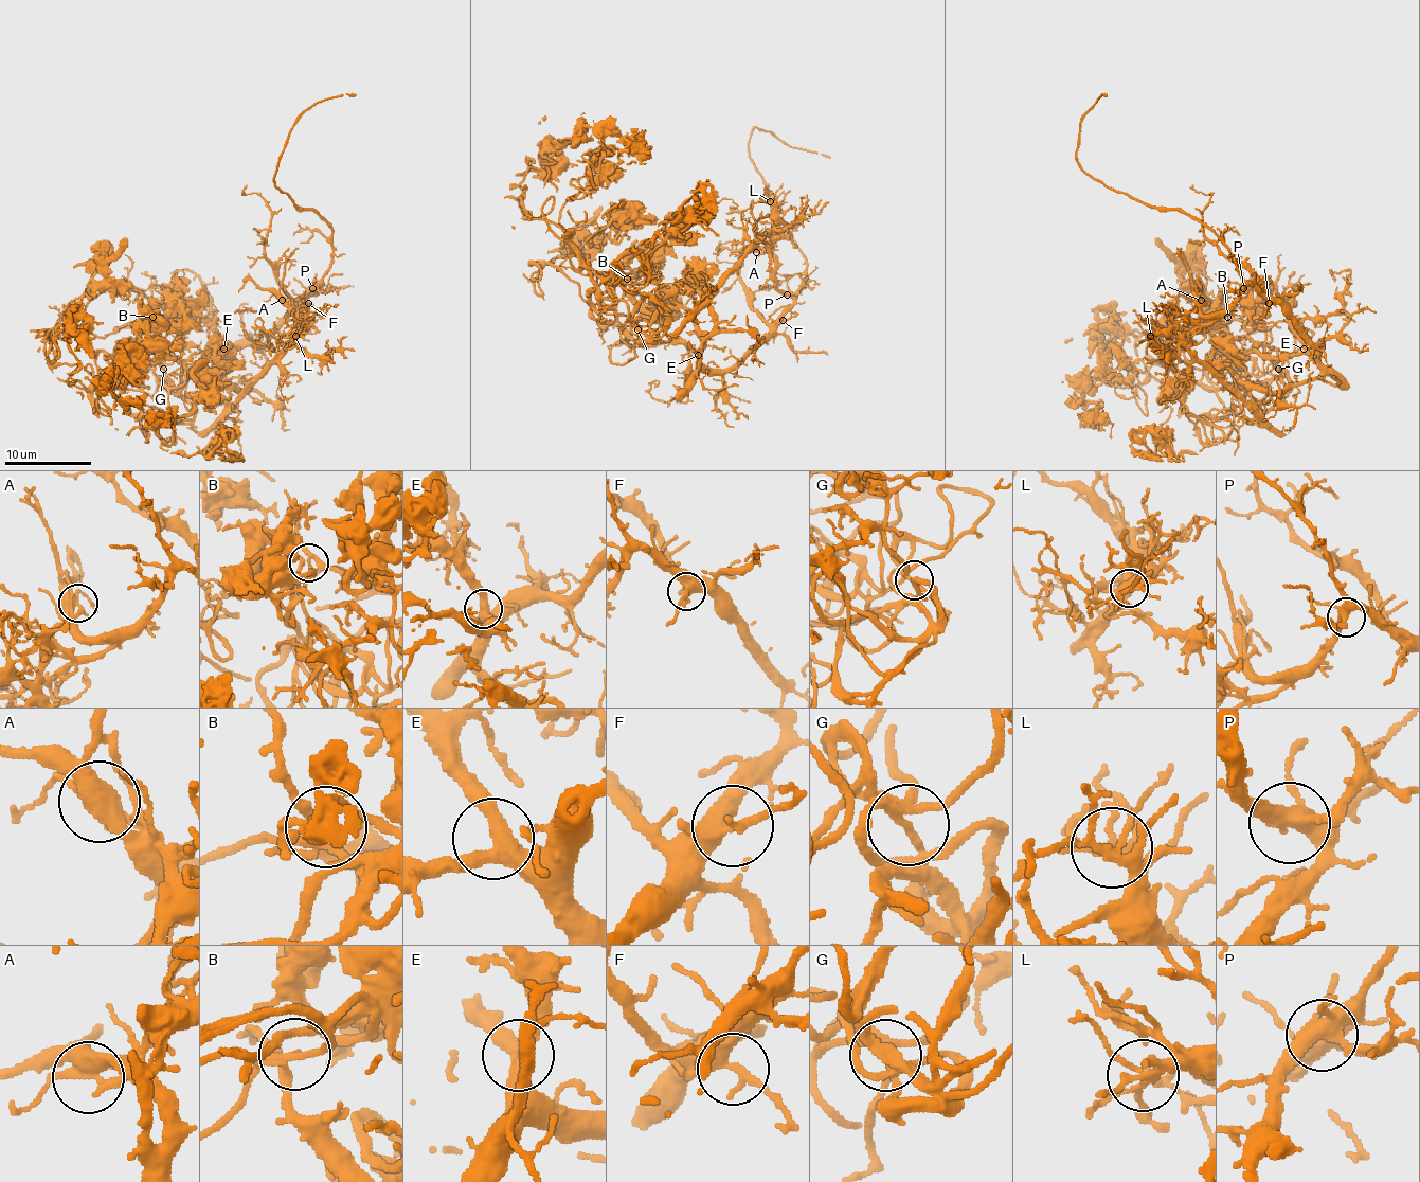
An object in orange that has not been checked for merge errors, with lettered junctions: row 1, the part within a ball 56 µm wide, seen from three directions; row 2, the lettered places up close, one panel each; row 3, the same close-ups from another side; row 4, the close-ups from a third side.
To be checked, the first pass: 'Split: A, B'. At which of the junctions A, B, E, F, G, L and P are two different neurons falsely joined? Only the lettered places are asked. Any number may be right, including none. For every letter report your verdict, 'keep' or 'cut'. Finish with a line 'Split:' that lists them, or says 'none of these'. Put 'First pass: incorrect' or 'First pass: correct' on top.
First pass: correct
A: cut
B: cut
E: keep
F: keep
G: keep
L: keep
P: keep
Split: A, B

